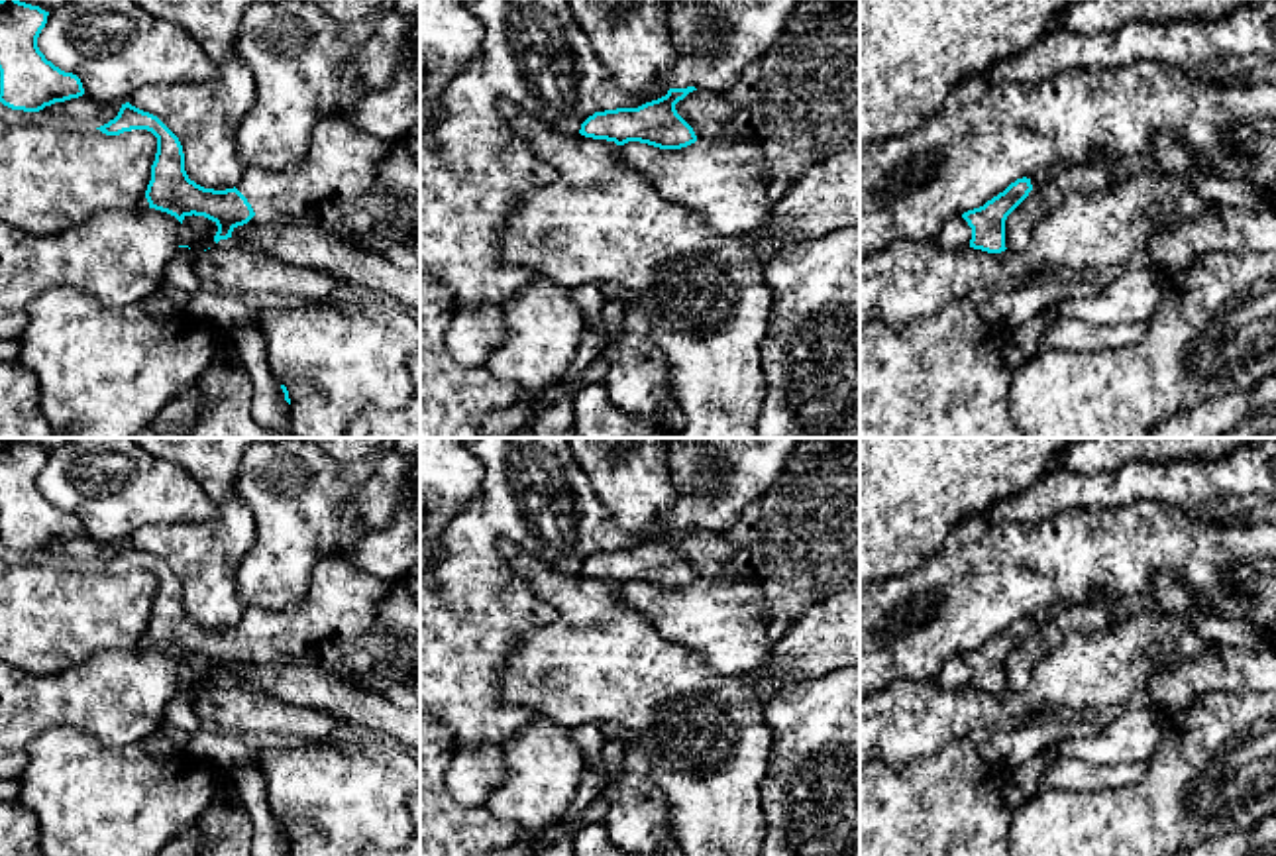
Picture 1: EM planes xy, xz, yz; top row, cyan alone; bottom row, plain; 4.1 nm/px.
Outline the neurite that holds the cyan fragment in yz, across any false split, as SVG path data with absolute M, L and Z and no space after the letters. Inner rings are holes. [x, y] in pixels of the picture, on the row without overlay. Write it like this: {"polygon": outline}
{"polygon": "M1023 616L984 646L964 652L962 658L972 668L970 687L987 693L1005 691L1005 660L1029 636L1031 630L1031 618Z"}

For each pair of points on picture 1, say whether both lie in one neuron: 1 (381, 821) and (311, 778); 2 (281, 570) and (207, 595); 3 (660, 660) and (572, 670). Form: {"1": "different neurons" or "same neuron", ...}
{"1": "same neuron", "2": "different neurons", "3": "same neuron"}

